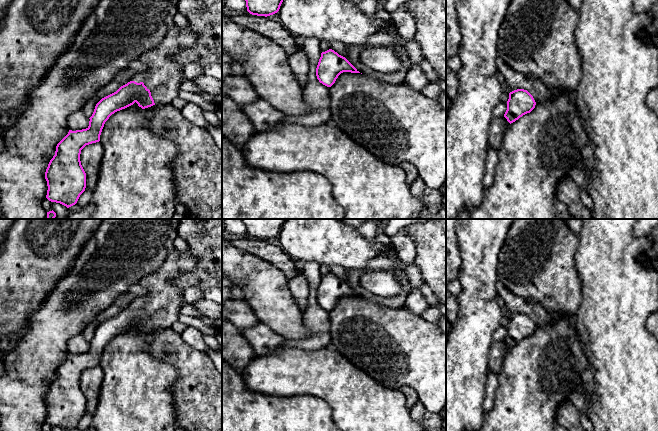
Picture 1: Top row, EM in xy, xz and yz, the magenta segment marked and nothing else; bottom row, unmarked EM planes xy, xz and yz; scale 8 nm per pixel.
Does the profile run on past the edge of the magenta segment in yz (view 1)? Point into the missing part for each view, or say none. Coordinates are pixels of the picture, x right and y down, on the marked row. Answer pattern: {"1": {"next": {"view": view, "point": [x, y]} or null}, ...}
{"1": {"next": null}}

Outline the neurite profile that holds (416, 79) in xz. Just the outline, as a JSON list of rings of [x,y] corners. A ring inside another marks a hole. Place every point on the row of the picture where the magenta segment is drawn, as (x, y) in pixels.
[[[411,63],[411,68],[406,75],[406,84],[412,89],[421,92],[430,80],[424,74],[420,66]]]

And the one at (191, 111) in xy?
[[[188,102],[181,109],[181,113],[195,126],[207,128],[209,125],[204,118],[203,110],[195,103]]]

